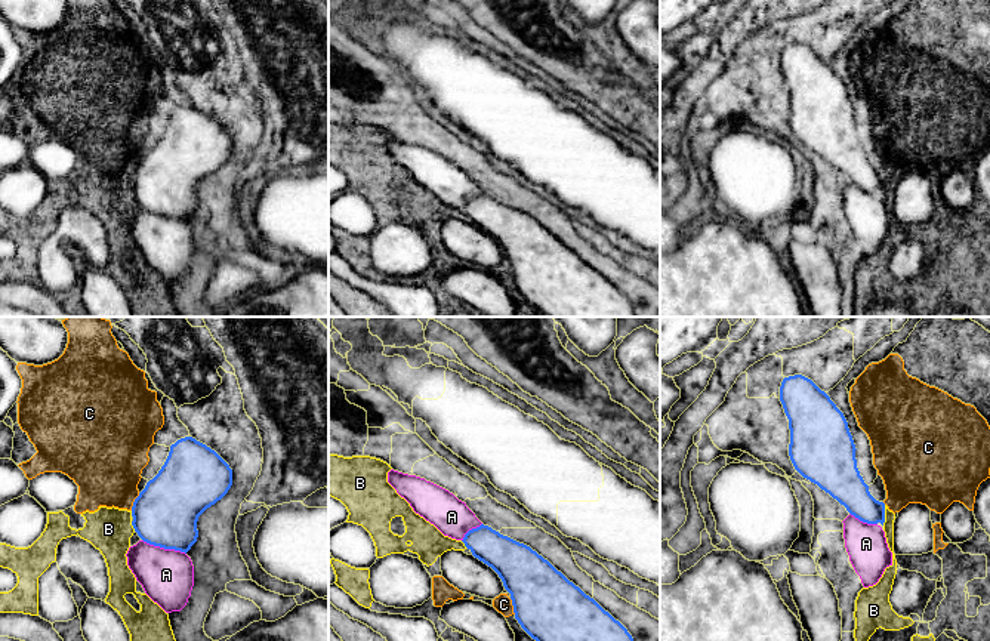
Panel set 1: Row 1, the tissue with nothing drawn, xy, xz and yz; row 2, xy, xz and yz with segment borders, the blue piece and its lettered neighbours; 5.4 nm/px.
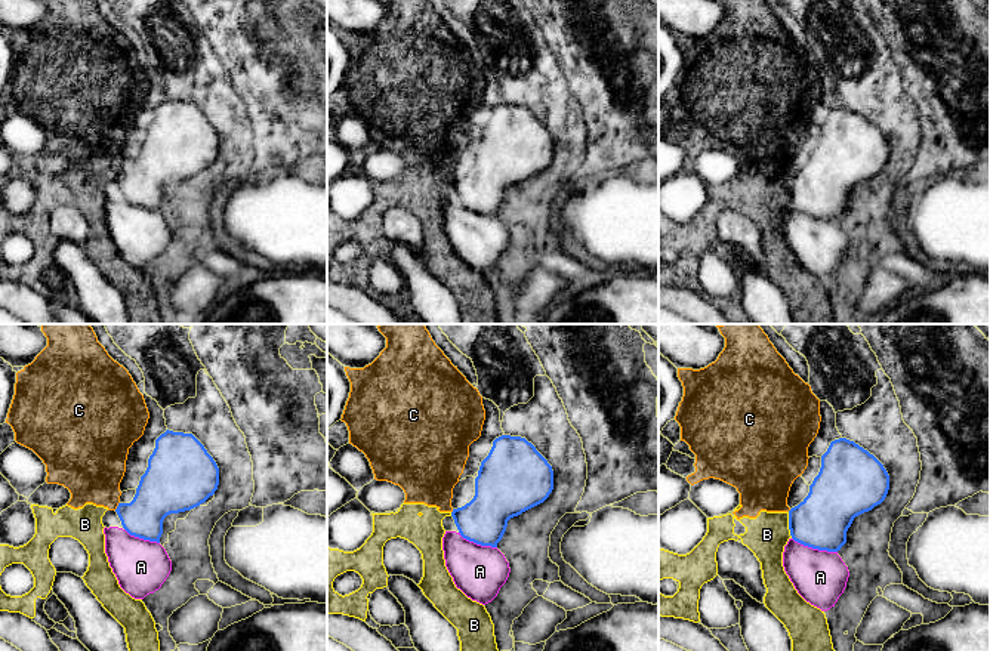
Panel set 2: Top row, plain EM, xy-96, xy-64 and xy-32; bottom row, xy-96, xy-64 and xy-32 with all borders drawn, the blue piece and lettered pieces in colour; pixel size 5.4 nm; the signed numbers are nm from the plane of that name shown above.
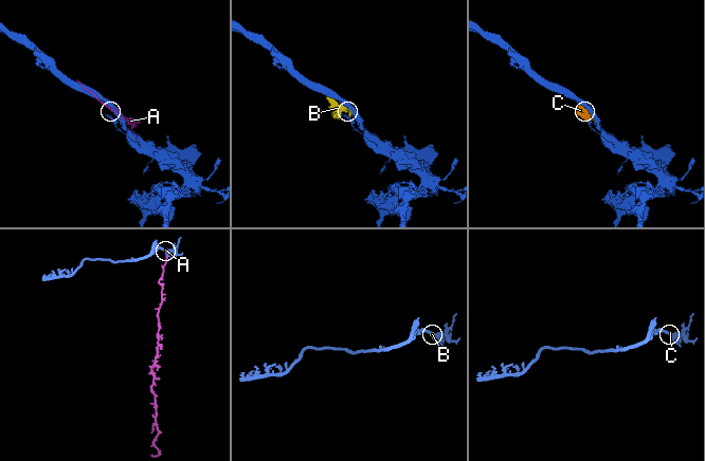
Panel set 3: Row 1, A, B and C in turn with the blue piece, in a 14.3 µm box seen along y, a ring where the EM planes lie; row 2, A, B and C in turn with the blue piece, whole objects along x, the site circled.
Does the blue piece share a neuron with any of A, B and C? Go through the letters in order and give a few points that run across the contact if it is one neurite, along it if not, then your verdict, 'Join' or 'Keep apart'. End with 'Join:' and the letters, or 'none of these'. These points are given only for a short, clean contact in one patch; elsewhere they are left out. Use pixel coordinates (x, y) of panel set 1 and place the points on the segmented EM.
A: Keep apart
B: Line: yz (885, 505), (885, 521), (882, 524). Keep apart
C: Keep apart
Join: none of these

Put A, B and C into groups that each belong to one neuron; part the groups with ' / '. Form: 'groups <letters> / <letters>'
groups A / B C

